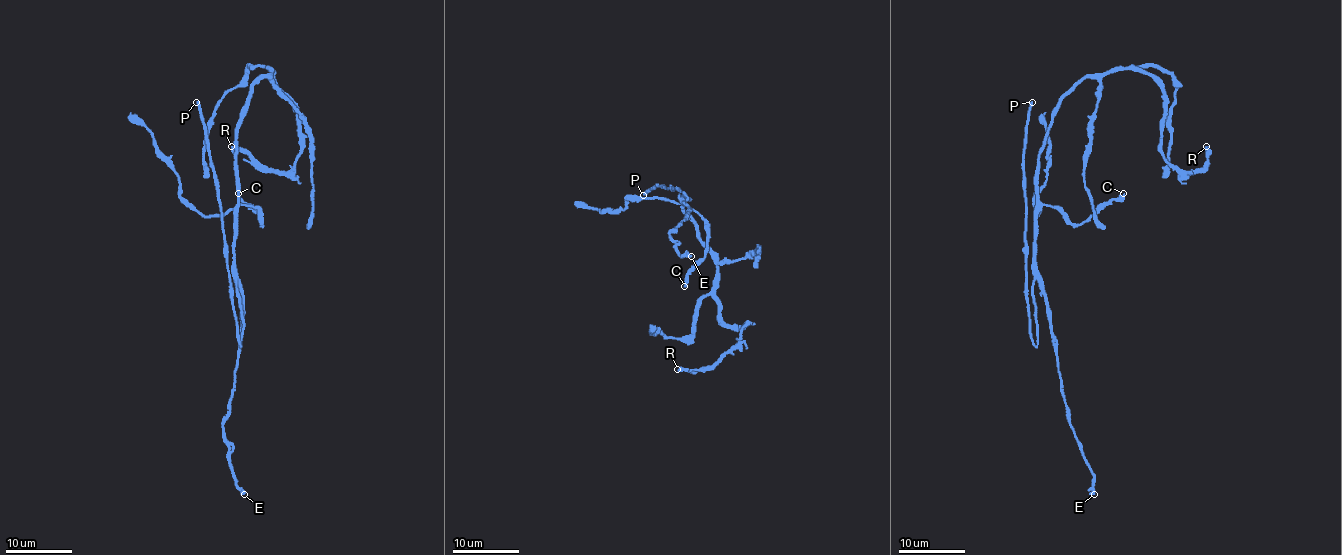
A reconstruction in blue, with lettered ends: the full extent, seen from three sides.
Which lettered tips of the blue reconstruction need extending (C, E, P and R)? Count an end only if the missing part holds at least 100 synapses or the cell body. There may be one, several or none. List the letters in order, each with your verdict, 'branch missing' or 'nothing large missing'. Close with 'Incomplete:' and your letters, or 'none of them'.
C: nothing large missing
E: nothing large missing
P: branch missing
R: nothing large missing
Incomplete: P

